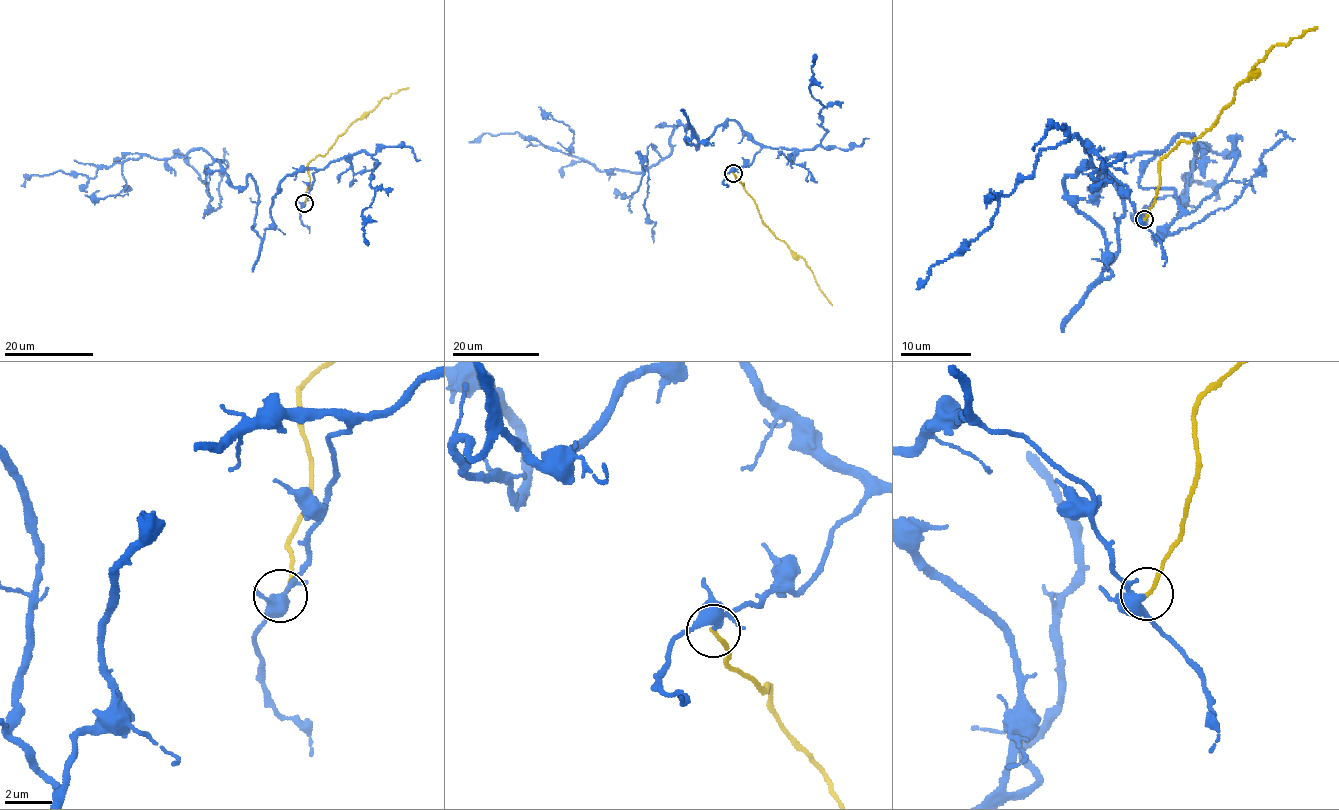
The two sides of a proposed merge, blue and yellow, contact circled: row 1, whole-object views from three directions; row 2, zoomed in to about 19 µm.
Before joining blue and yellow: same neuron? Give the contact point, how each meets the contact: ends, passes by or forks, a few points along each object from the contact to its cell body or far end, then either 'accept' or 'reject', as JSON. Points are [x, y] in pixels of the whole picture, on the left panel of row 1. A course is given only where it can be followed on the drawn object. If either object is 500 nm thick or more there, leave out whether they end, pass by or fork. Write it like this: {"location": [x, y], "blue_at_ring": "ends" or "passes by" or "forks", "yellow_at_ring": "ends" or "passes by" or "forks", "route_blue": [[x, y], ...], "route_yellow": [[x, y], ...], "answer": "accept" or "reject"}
{"location": [304, 203], "blue_at_ring": "forks", "yellow_at_ring": "ends", "route_blue": [[303, 204], [314, 169], [281, 182], [262, 239], [255, 181], [233, 186], [201, 149], [21, 186]], "route_yellow": [[304, 203], [309, 182], [309, 162], [327, 153], [348, 126], [383, 98], [408, 87]], "answer": "reject"}

